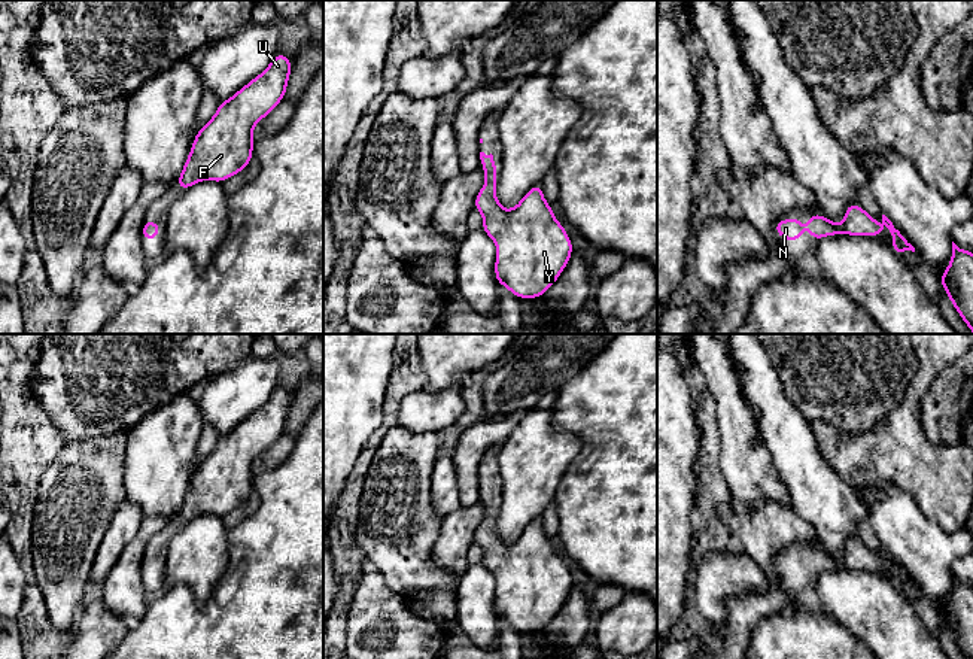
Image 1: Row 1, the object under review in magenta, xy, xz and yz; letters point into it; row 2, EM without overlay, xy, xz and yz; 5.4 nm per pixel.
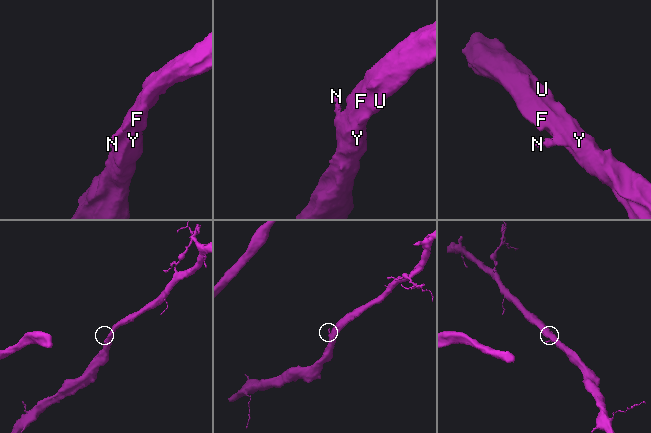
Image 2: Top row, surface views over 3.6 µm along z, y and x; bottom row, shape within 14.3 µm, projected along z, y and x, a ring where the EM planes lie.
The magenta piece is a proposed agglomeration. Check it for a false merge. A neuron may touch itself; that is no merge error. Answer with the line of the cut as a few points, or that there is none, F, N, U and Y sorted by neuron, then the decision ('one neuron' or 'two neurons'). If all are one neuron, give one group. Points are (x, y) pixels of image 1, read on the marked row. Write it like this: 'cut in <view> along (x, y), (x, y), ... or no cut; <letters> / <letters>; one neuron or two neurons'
no cut; F N U Y; one neuron

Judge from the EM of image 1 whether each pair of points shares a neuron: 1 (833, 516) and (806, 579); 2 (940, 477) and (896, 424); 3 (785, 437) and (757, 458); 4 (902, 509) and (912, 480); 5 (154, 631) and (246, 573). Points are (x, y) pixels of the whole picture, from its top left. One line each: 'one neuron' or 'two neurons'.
1: two neurons
2: one neuron
3: two neurons
4: two neurons
5: one neuron

